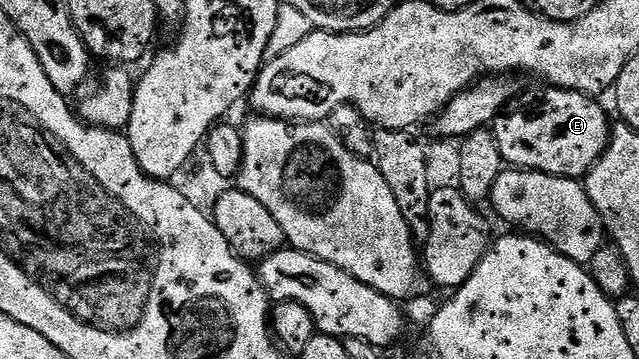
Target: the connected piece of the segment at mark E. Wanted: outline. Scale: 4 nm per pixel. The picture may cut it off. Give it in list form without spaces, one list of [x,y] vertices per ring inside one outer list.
[[[551,87],[550,93],[531,112],[503,111],[495,116],[492,131],[496,146],[500,146],[503,161],[512,168],[528,168],[532,172],[543,172],[553,176],[585,177],[591,166],[602,157],[610,141],[612,120],[606,117],[604,109],[593,96],[573,92],[567,88]]]

